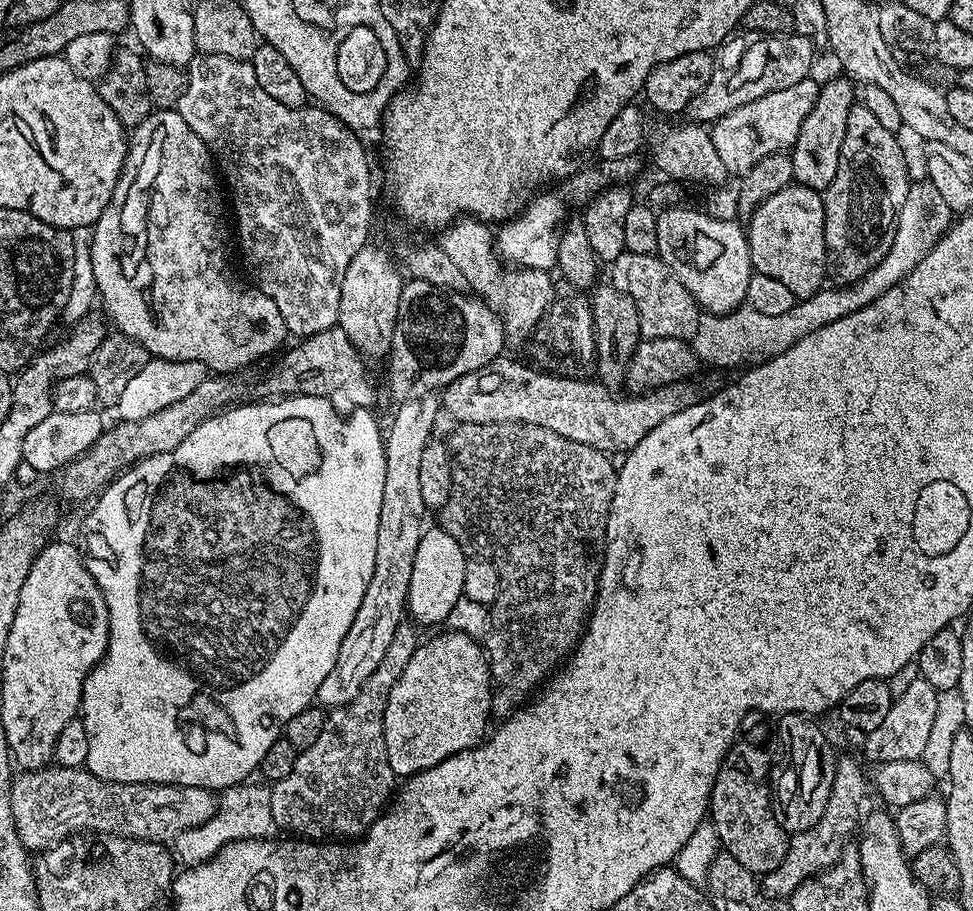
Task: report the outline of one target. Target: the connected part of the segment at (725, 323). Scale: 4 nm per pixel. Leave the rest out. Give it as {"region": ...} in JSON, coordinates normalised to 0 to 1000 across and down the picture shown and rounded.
{"region":[[[848,314],[831,329],[819,329],[806,347],[779,345],[779,340],[768,336],[755,338],[747,347],[724,345],[719,348],[717,362],[711,368],[709,381],[715,387],[716,396],[723,398],[725,395],[740,404],[752,404],[755,400],[769,402],[812,384],[812,380],[824,375],[828,367],[837,367],[837,362],[845,362],[845,358],[853,358],[853,353],[861,353],[861,349],[878,345],[882,336],[885,334],[878,325],[863,325],[863,314]]]}

